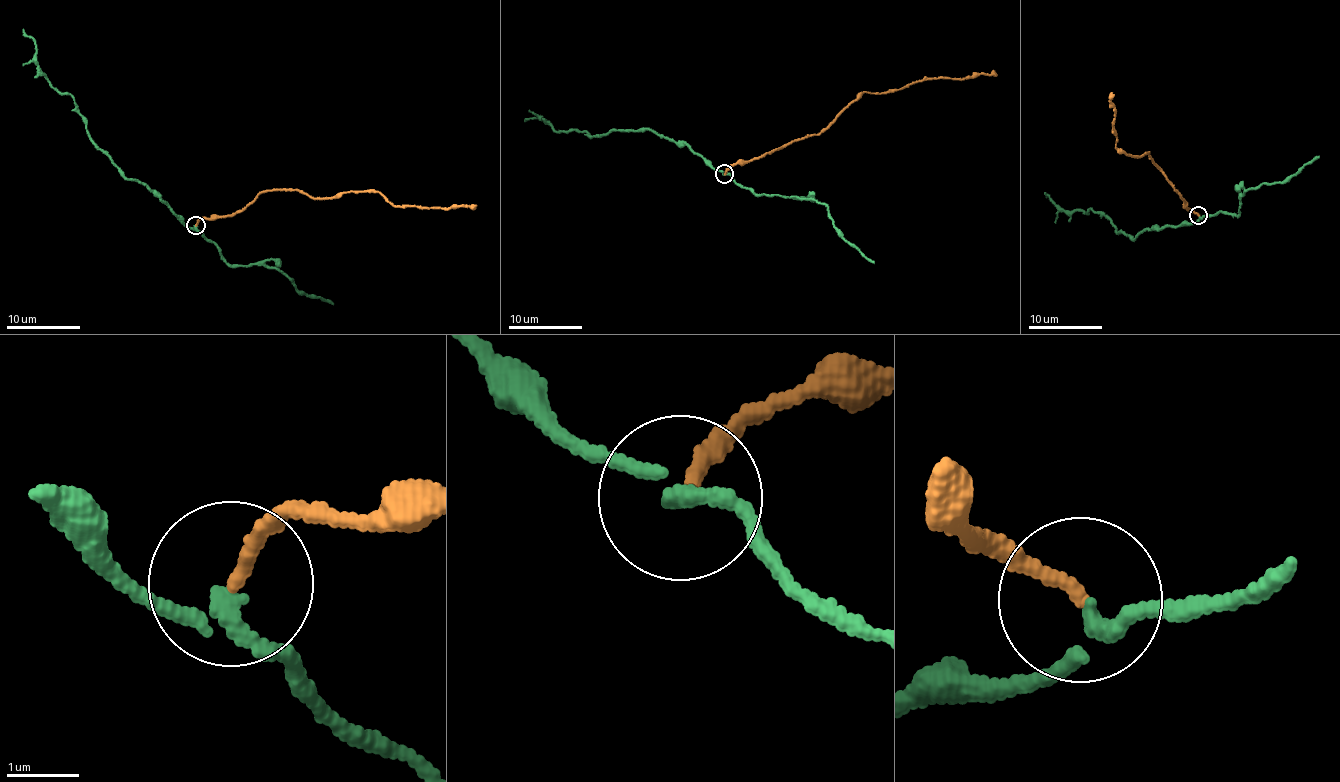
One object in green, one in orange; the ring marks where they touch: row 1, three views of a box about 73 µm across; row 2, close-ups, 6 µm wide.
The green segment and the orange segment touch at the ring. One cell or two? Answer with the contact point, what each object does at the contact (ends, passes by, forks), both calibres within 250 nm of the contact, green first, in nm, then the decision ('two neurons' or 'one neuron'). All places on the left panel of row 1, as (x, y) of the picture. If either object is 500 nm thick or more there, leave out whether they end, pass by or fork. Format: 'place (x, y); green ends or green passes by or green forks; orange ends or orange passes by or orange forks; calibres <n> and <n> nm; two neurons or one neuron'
place (196, 225); green passes by; orange ends; calibres 180 and 190 nm; two neurons

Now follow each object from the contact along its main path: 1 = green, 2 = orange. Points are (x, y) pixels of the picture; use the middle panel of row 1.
1: (725, 174), (699, 153), (646, 130), (610, 132), (599, 138), (579, 130), (562, 132), (539, 117), (525, 120)
2: (725, 174), (732, 166), (818, 135), (865, 92), (896, 91), (923, 80), (963, 79), (980, 74), (996, 74)

